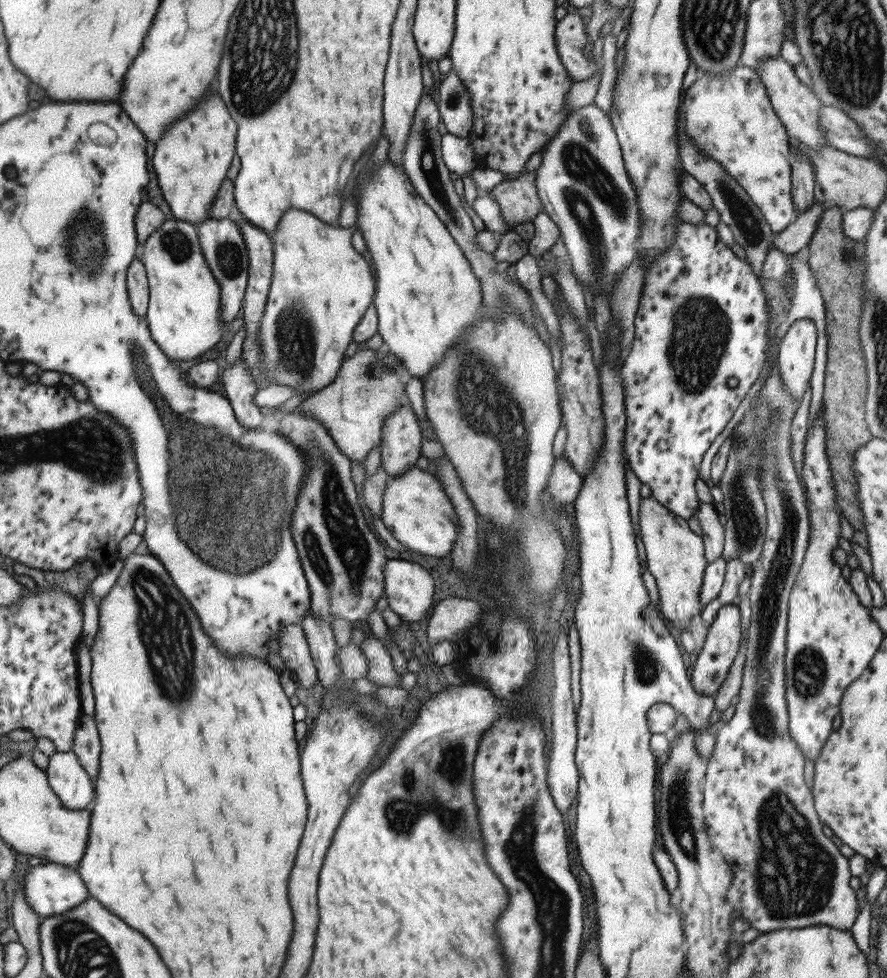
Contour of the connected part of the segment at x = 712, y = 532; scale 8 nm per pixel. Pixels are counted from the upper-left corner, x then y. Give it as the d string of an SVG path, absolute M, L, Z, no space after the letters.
M698 503L694 517L700 526L700 537L704 546L704 557L707 563L713 562L722 553L724 530L719 514L709 503Z

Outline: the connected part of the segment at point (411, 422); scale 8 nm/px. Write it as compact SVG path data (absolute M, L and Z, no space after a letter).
M407 398L382 422L380 443L380 462L389 477L404 473L419 456L419 424L411 410Z

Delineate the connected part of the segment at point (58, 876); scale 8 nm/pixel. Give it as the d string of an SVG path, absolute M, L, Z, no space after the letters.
M44 862L40 865L29 866L24 872L22 891L25 902L39 918L65 914L89 897L86 886L75 869Z

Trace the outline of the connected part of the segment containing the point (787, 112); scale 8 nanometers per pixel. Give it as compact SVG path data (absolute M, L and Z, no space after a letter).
M767 57L758 62L756 74L765 88L773 112L779 118L788 137L816 151L824 147L826 140L818 128L818 110L822 105L809 87L797 80L793 67L782 57Z

